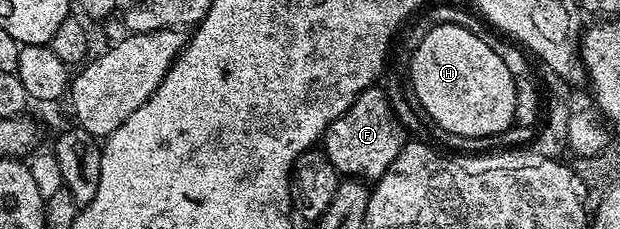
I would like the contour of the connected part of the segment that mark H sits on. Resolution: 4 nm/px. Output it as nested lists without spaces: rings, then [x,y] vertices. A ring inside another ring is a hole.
[[[433,24],[427,30],[429,32],[417,42],[412,52],[407,76],[410,91],[420,103],[423,115],[452,136],[496,136],[513,127],[516,118],[514,78],[510,78],[506,62],[494,54],[491,43],[487,39],[484,41],[480,32],[471,32],[460,24]]]

